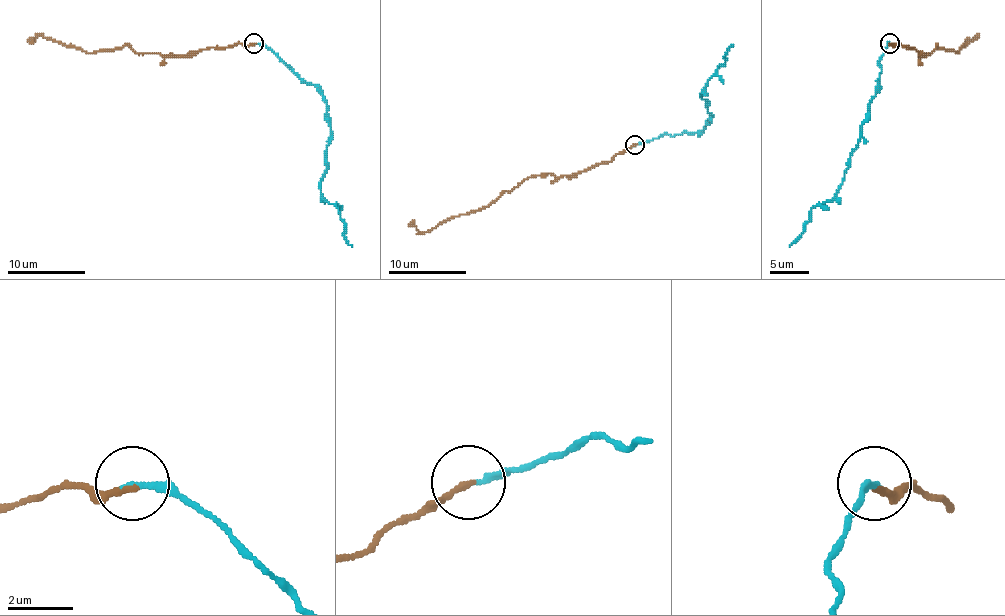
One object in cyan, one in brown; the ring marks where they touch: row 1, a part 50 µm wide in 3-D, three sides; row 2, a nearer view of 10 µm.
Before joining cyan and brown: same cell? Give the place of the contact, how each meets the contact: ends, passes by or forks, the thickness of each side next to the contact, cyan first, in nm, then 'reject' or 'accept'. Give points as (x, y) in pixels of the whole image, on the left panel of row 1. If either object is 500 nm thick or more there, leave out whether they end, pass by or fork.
(253, 43) | cyan ends | brown ends | 160/190 nm | reject

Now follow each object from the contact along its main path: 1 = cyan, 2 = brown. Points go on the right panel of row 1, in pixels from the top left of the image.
1: (889, 43), (869, 104), (869, 118), (862, 125), (862, 137), (838, 192), (811, 209), (805, 231), (789, 246)
2: (889, 43), (912, 47), (922, 55), (930, 53), (936, 45), (957, 53), (977, 35), (965, 43)

